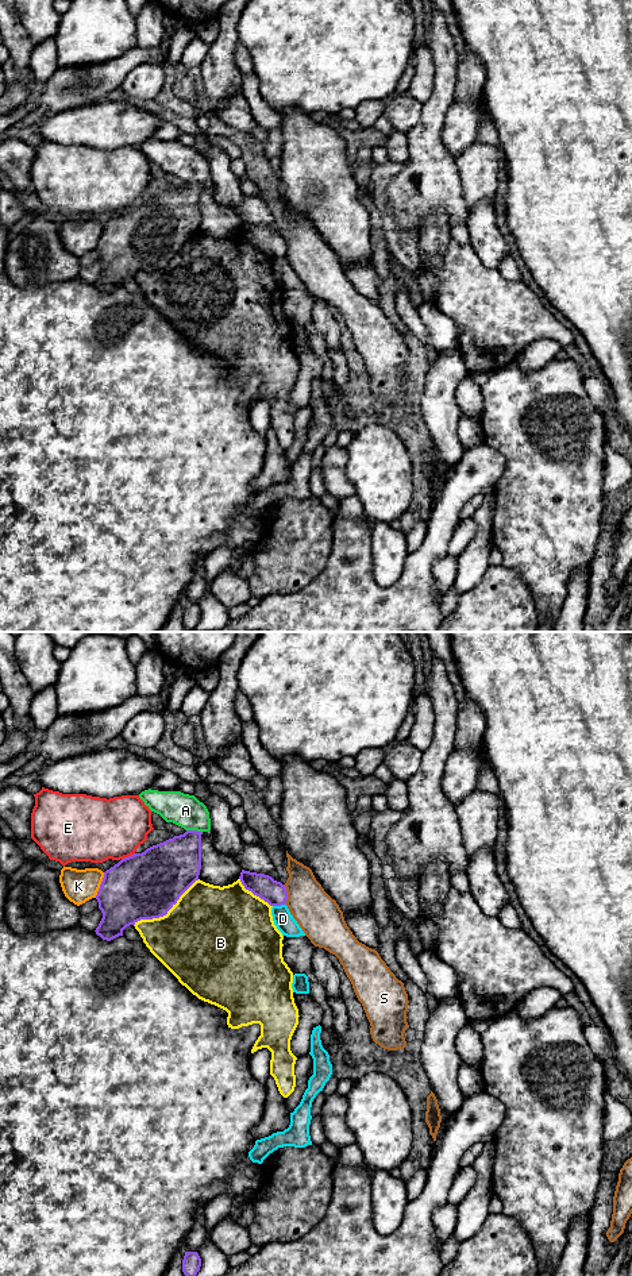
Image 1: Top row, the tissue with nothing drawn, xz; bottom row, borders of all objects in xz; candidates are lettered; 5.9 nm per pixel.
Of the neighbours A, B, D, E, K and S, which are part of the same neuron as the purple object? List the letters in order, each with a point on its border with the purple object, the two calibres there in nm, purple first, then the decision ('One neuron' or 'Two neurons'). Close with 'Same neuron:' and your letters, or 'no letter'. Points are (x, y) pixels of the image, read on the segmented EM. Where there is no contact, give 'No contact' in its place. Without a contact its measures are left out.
A: Touches purple at xz (195, 831). Thickness 320 nm (purple) against 200 nm. Two neurons
B: Touches purple at xz (168, 910). Thickness 400 nm (purple) against 500 nm. Two neurons
D: Touches purple at xz (278, 905). Thickness 140 nm (purple) against 120 nm. Two neurons
E: Touches purple at xz (128, 856). Thickness 400 nm (purple) against 380 nm. Two neurons
K: Touches purple at xz (100, 885). Thickness 400 nm (purple) against 200 nm. Two neurons
S: Touches purple at xz (286, 894). Thickness 140 nm (purple) against 260 nm. Two neurons
Same neuron: no letter

